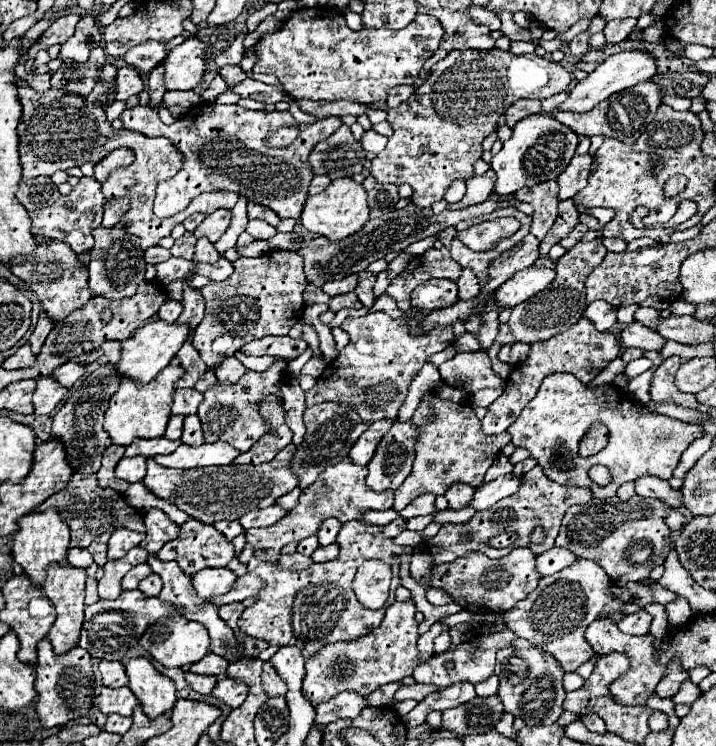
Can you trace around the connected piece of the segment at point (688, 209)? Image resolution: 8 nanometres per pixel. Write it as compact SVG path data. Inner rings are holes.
M682 200L682 202L678 204L678 210L676 210L676 214L672 216L672 220L668 220L668 226L678 226L678 224L686 222L688 218L692 218L694 214L696 214L696 202L692 202L692 200Z

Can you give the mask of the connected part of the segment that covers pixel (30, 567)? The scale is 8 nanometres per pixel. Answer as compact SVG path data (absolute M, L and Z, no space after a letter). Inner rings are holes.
M56 510L30 512L18 520L18 532L14 534L12 558L24 568L24 572L30 576L30 580L36 586L42 586L46 580L46 568L50 568L50 564L62 564L66 560L68 544L70 544L70 530L62 522Z

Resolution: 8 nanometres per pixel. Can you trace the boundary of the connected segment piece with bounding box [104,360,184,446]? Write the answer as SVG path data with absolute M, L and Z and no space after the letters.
M172 360L152 382L148 384L136 384L130 378L122 378L120 388L108 402L108 410L104 416L104 428L110 434L114 444L128 446L134 438L160 438L164 436L168 418L170 418L170 406L172 396L176 392L176 382L184 376L184 368Z

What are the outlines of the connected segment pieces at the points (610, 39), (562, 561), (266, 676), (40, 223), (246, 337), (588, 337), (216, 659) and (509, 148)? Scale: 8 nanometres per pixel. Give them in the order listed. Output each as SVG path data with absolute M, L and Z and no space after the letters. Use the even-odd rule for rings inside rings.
M622 18L622 20L610 20L604 26L604 36L608 44L616 44L628 38L628 34L634 30L636 18Z
M554 546L554 548L546 550L544 554L536 556L536 570L540 576L548 576L548 574L554 574L554 572L570 566L572 560L576 560L576 556L570 550Z
M266 662L264 670L262 670L262 686L264 686L264 692L266 692L268 698L272 698L272 696L284 696L286 694L286 684L276 674L276 670L274 670L274 666L270 662Z
M80 178L78 186L74 186L74 190L68 196L60 196L60 200L56 200L52 206L48 206L44 210L30 212L32 234L62 240L76 254L82 254L82 252L90 250L92 244L94 244L92 230L100 226L102 212L104 212L104 198L102 198L102 192L100 192L100 182L94 180L94 178Z
M270 250L258 258L240 258L234 262L234 274L224 282L210 282L202 288L202 296L206 300L206 312L202 322L192 332L192 346L200 352L208 370L214 370L222 358L234 356L244 344L264 338L268 334L286 336L304 310L304 292L306 276L304 276L304 260L298 252L290 250Z
M580 318L570 330L564 334L552 336L544 342L534 342L530 346L530 354L522 364L516 364L510 378L506 380L506 388L494 404L488 406L486 416L482 418L482 432L486 434L500 434L506 432L506 428L520 416L524 406L536 396L540 382L552 374L552 372L570 372L574 374L582 384L588 384L610 360L614 360L620 354L620 342L610 332L598 332L594 324L586 318Z
M208 652L202 660L188 666L188 670L194 674L212 674L212 676L224 676L226 668L228 660L222 656L214 656L214 652Z
M532 114L518 120L512 128L512 138L504 142L502 150L490 162L490 166L498 174L494 192L508 196L524 186L534 186L544 180L556 180L570 164L576 146L578 134L570 132L570 128L566 128L548 114Z

